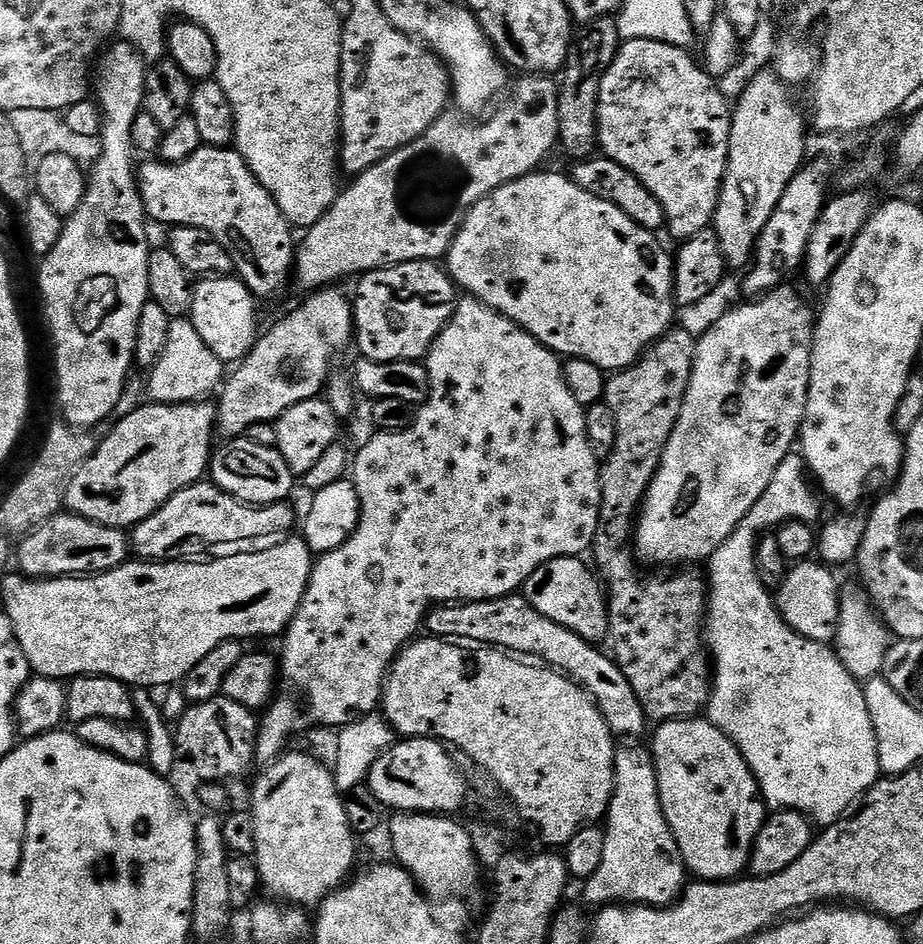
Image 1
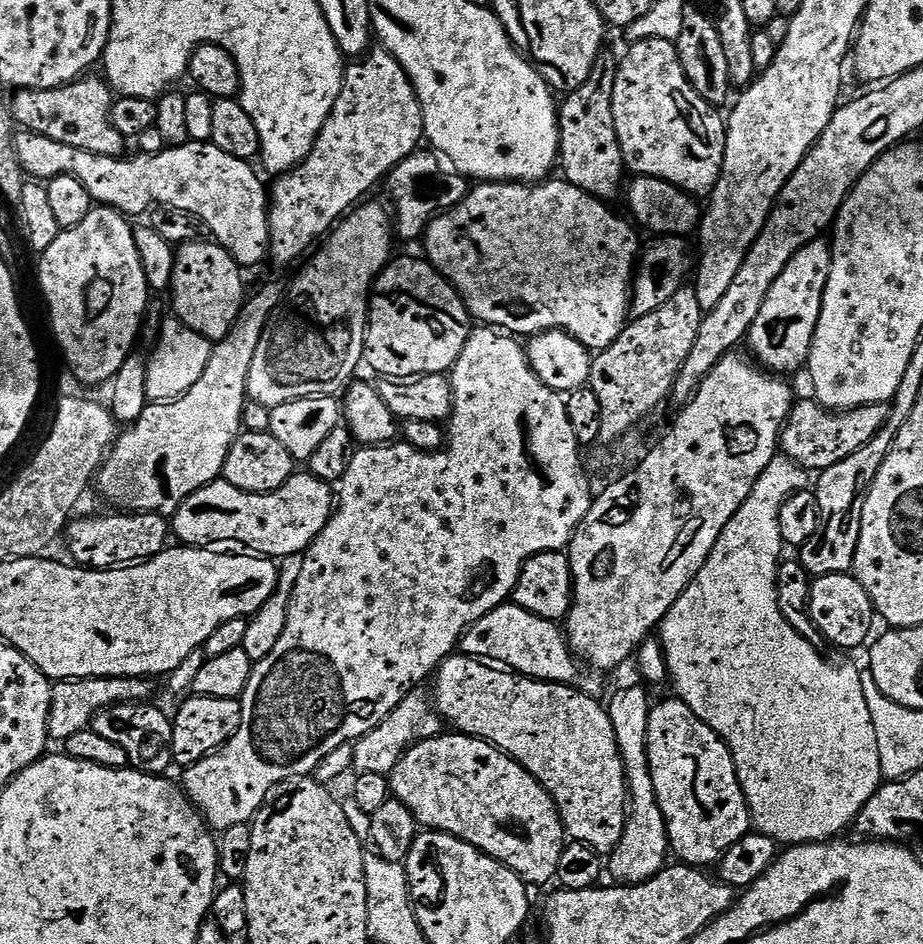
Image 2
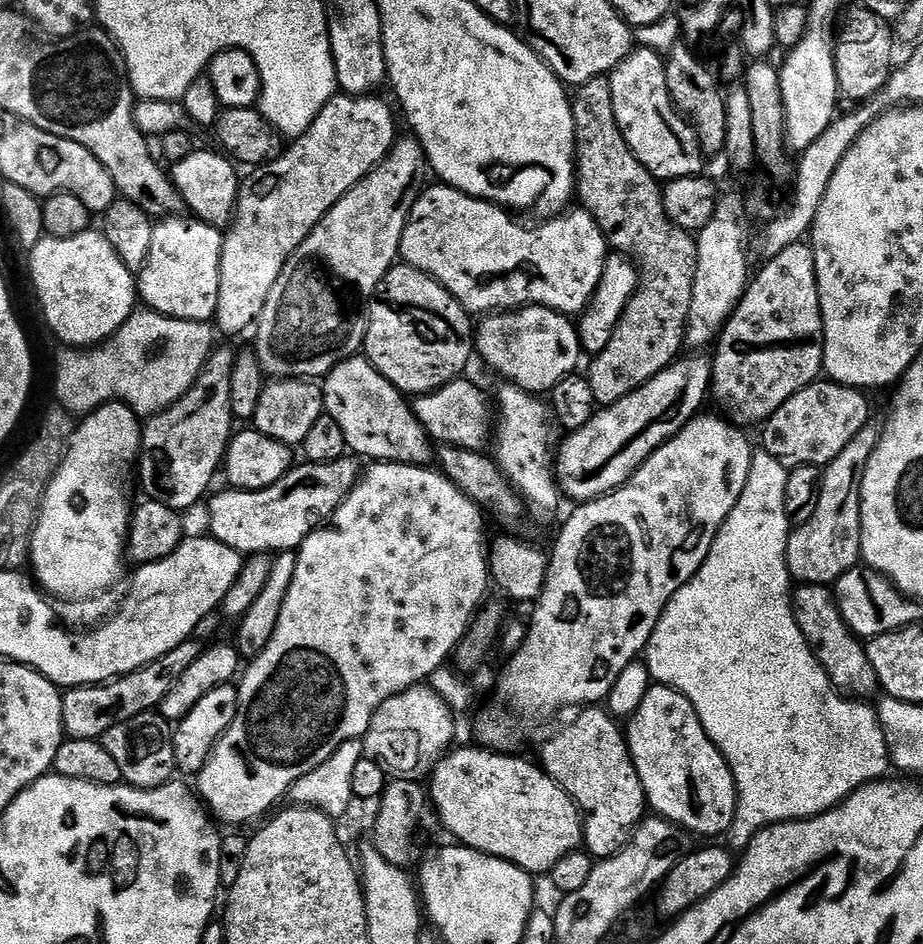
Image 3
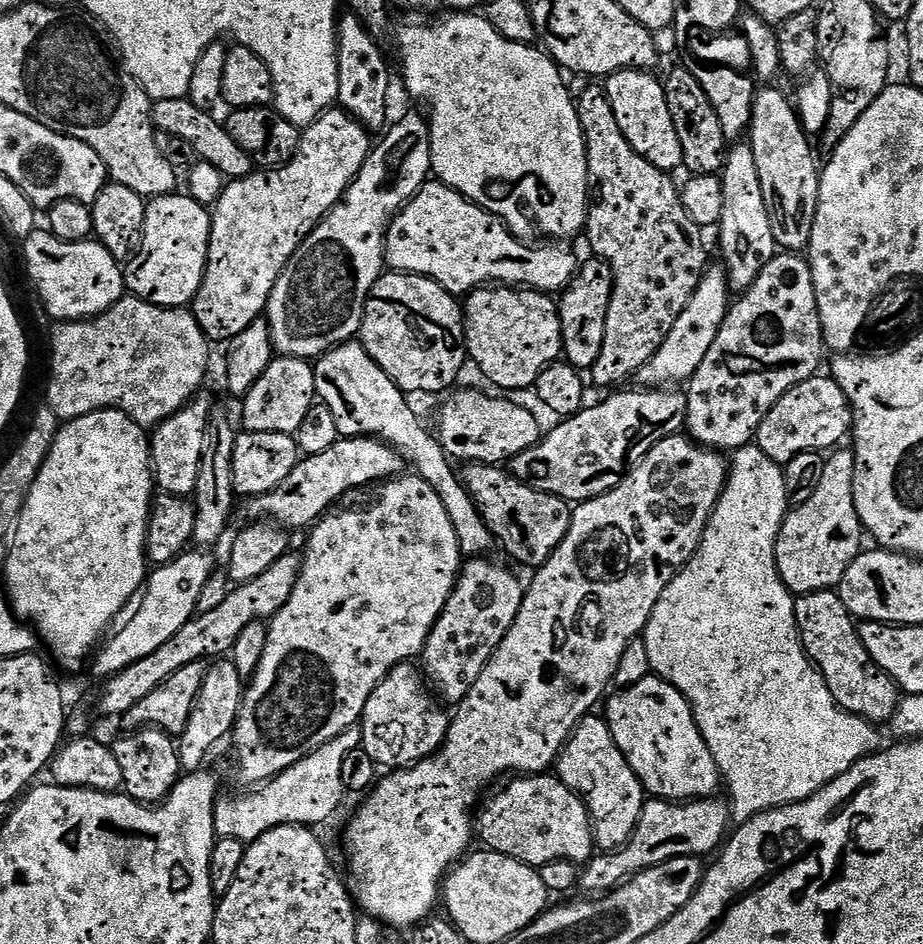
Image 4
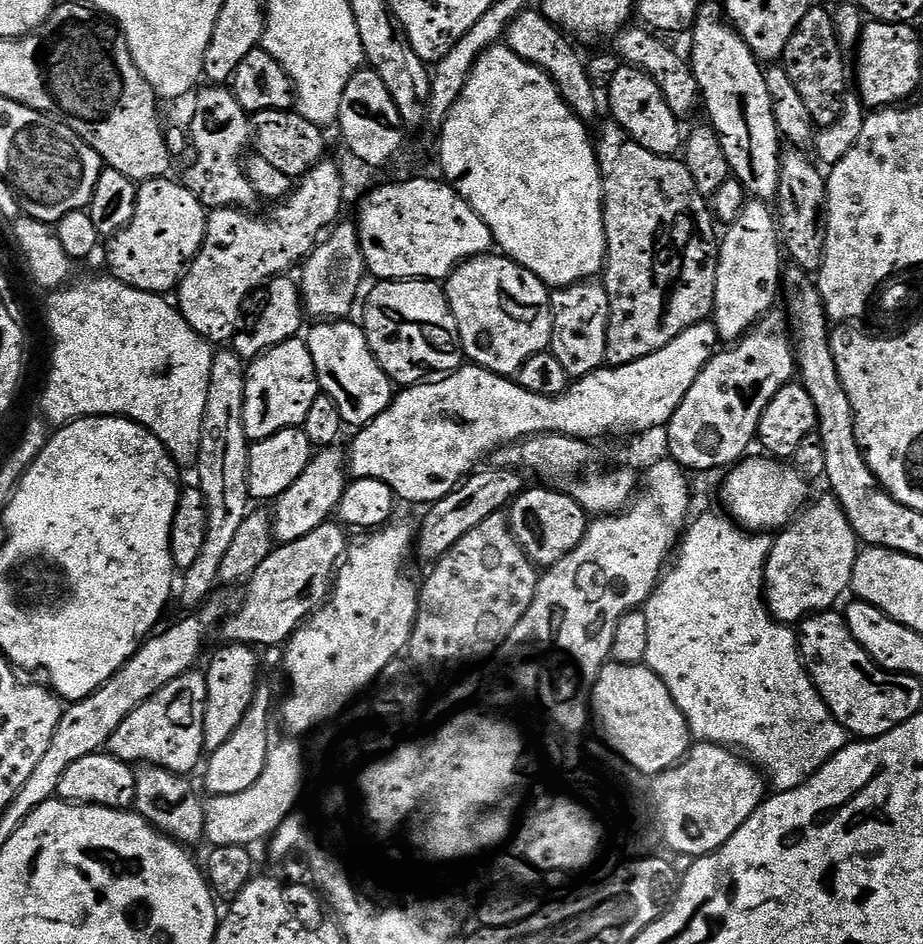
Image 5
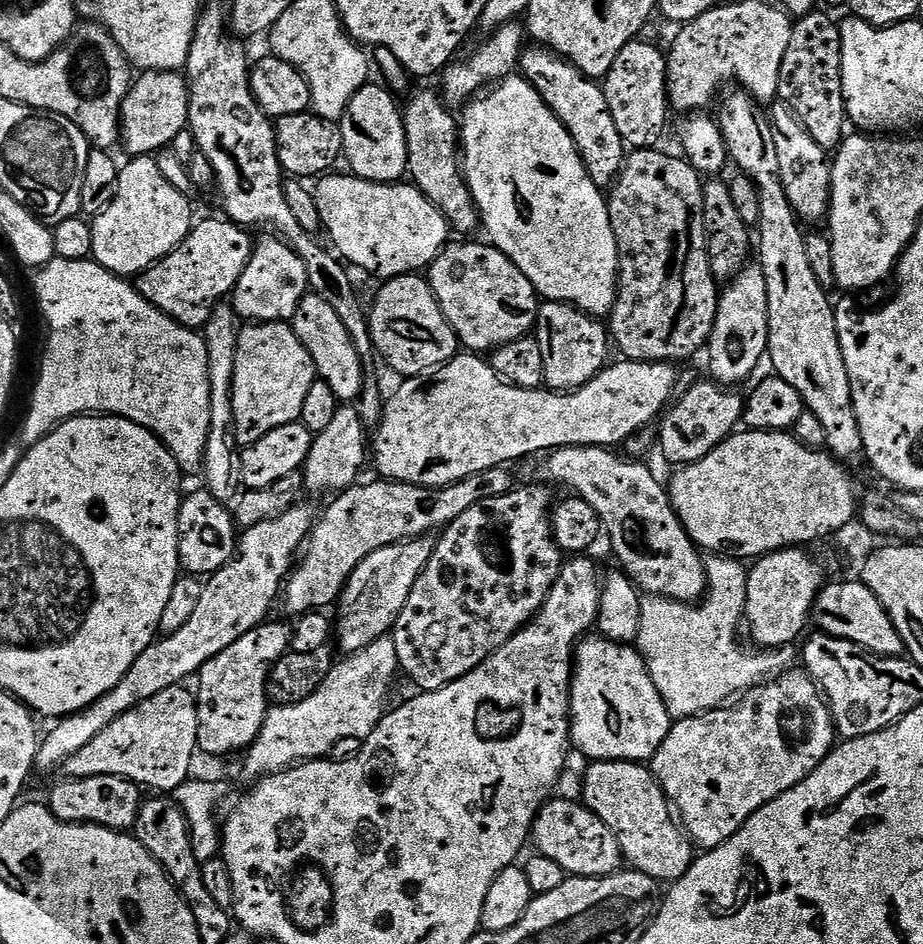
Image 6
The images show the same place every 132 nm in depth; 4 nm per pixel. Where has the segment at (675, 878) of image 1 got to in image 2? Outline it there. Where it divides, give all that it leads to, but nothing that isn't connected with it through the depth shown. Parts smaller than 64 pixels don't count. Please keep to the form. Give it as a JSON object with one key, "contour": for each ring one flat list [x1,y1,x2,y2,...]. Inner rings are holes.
{"contour":[[620,688,612,696,612,701,607,701,608,717,614,726,614,738,618,738,618,750,622,754,624,763,624,776,628,779,628,821,624,824,624,833,618,842,618,846,610,853,606,860,606,868,612,872,613,881,625,884,644,884,650,878,660,873,670,860,670,845,668,843,668,827,666,818,662,814,662,806,658,804,658,794,655,790,654,778,651,774,651,764,648,761,648,731,650,730,650,714,653,701,648,700,649,689,644,688]]}

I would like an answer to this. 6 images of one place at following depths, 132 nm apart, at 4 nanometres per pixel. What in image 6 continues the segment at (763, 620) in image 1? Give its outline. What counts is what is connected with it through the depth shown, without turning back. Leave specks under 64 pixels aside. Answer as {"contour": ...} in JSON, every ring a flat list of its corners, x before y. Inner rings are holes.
{"contour":[[728,554,709,555,706,560,706,567,711,573,708,577,708,590,699,602,684,604,681,600,649,595,641,599,642,630,638,630,638,638,634,644,643,656,644,665,648,668,650,678,654,678,654,686,658,694,662,694,666,710,673,721,685,720,688,716,698,716,701,712,712,712,715,708,725,707,733,698,765,682,771,682,777,676,783,676,793,667,791,647,757,650,747,643,740,644,748,589,748,568,740,564,743,563,739,559]]}

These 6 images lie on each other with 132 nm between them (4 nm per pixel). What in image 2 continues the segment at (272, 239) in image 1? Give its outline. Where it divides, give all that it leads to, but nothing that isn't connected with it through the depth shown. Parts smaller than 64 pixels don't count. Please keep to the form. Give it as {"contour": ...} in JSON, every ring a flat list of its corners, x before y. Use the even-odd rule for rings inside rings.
{"contour":[[23,130,17,131,15,137,16,157,29,177,41,182,53,180,56,176,78,178,78,182,82,182,82,186,90,190,90,198,93,202,112,208,116,212,122,212,129,218,140,216,144,211,145,215,153,205,189,212,203,222,205,229,214,237,215,243,225,248,241,269,248,270,255,264,269,259,268,202,270,196,266,191,266,184,260,181,259,174,252,169,253,165,249,161,234,158,234,154,226,154,226,150,218,150,218,146,214,146,211,142,189,142,177,148,165,147,164,151,152,155,135,154,136,156,129,155,127,158,121,158,78,150,74,146,66,146,62,142,54,142,45,136]]}

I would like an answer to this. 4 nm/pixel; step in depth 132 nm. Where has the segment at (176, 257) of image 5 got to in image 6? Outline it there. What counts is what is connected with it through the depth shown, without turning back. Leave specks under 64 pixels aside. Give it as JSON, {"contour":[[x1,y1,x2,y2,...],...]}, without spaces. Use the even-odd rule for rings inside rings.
{"contour":[[134,156,128,165,120,168,120,177,114,190,114,198,91,221,94,246,91,259,110,270,116,276,135,278,170,254,190,234,194,223,189,197,179,192,162,176,159,163,152,156]]}

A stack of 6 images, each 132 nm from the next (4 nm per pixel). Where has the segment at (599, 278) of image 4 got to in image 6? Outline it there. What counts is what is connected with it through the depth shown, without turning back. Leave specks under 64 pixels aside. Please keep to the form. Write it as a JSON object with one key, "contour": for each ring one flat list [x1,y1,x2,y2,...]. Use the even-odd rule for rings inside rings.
{"contour":[[549,300,541,303,540,313,536,316,536,327,534,329,534,339,542,350,542,366,544,367,544,384,549,389,558,392,571,392,580,388,586,382,590,382,609,363,608,344,610,348,610,332,604,328,599,319,588,315,581,308,576,308,572,304,562,304,558,300]]}

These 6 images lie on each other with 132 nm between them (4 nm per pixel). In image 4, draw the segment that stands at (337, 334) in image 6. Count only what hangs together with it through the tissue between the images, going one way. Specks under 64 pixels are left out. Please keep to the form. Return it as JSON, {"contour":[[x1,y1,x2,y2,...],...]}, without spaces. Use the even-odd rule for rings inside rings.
{"contour":[[349,342,331,348,315,361,314,367,319,403,330,406,341,437,371,436,395,448,409,465,416,466,415,475,430,482,434,494,442,498,446,514,450,514,450,522,454,522,454,534,458,534,461,553,468,558,491,553,488,551,494,548,492,532,476,509,465,481,456,477,453,461,444,452,439,439,420,425,415,410,408,405,409,397,376,365,374,358,366,354,363,344]]}

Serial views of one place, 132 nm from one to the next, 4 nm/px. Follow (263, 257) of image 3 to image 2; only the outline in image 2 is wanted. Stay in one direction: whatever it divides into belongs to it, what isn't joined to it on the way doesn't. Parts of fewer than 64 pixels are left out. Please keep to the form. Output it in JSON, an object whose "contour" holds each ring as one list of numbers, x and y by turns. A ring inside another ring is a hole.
{"contour":[[376,46,349,63,344,69,338,102,334,102,334,110,330,110,310,154,291,172,277,175,273,179,276,181,270,184,268,251,271,263,292,264,308,247,311,249,317,241,327,237,337,221,361,203,367,197,364,195,379,180,381,183,401,160,417,151,423,140,422,106,406,70,402,70,399,62,383,46]]}

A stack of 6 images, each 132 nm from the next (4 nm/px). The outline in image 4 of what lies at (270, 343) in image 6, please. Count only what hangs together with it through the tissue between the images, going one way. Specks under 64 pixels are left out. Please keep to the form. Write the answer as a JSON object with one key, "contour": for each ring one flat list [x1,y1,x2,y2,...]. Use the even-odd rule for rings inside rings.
{"contour":[[277,355,266,366,266,374,254,382,251,390,242,397,244,425,249,432,286,432,294,434,306,418,306,410,317,399,316,369,307,360]]}

